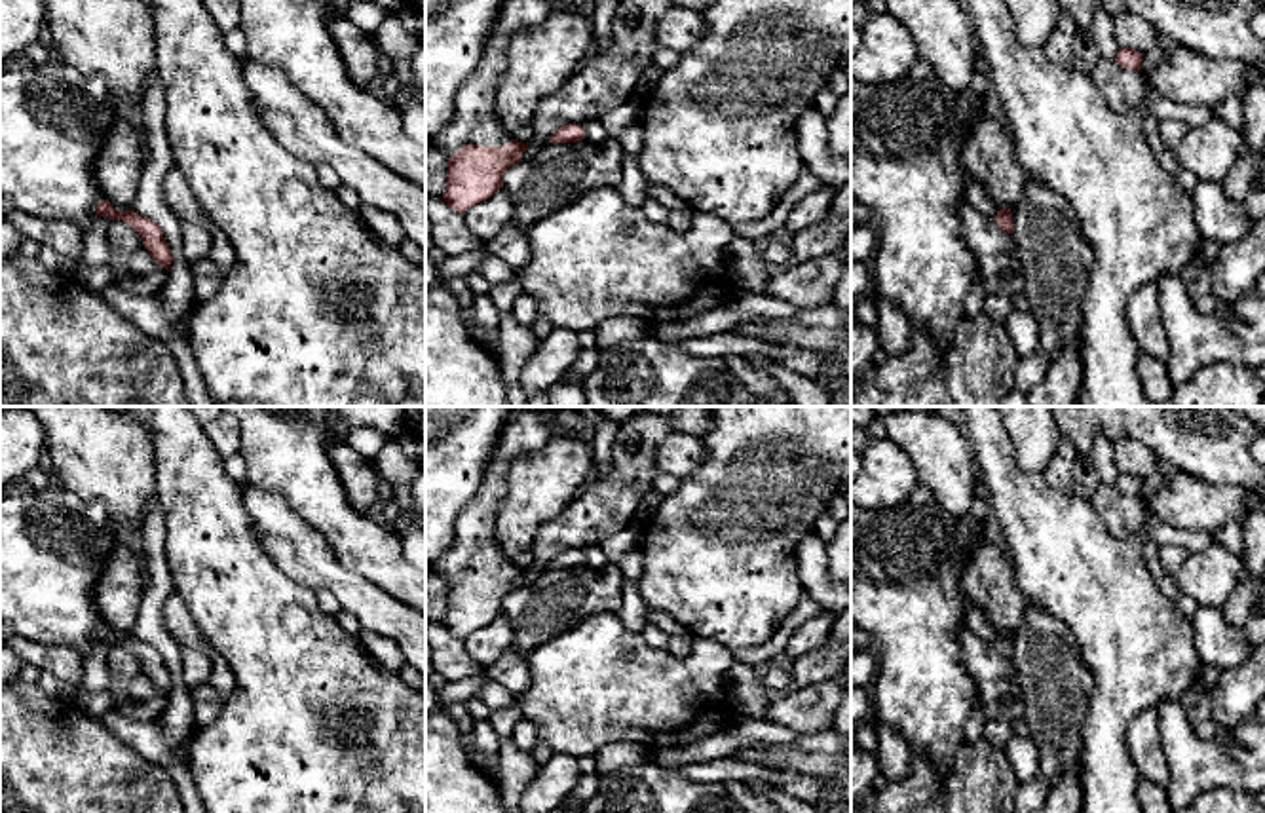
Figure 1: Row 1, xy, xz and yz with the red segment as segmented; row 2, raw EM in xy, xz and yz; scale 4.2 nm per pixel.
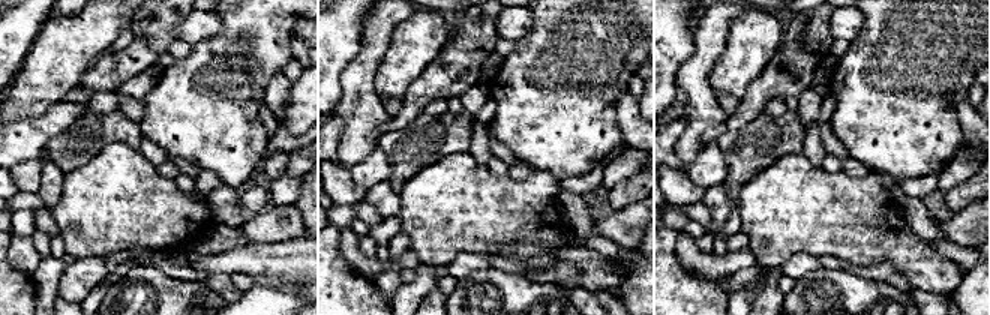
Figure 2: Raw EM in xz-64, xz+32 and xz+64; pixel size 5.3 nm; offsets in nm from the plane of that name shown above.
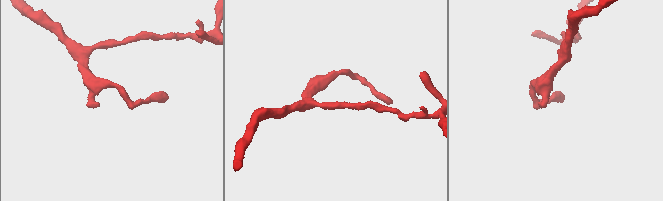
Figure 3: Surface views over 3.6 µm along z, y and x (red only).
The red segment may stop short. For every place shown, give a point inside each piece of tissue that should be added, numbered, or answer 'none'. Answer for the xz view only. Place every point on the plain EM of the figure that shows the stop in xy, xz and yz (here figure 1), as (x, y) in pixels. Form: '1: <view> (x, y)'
1: xz (473, 548)

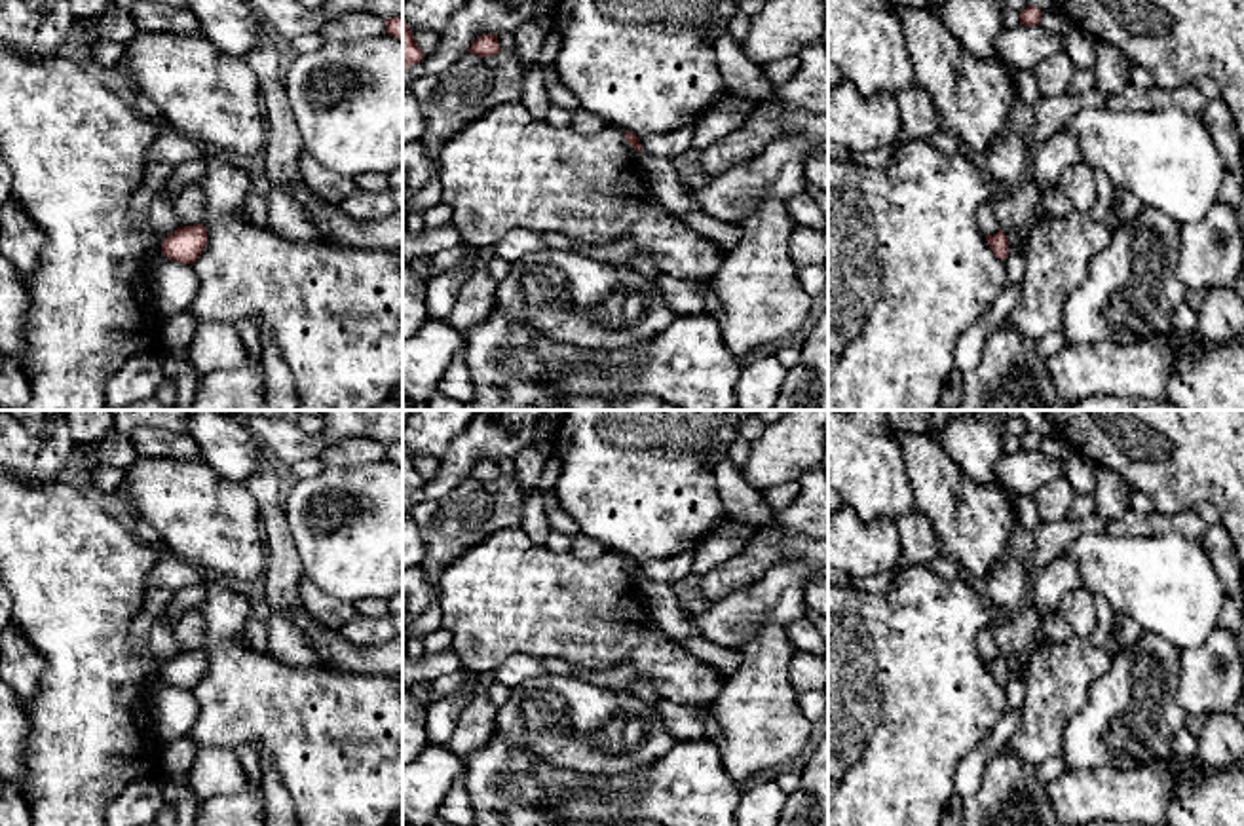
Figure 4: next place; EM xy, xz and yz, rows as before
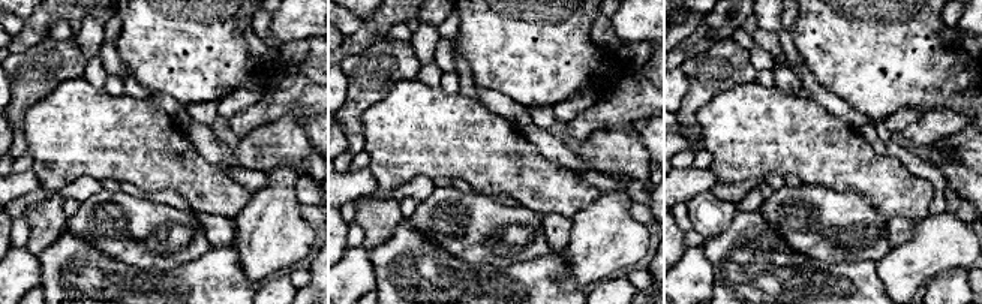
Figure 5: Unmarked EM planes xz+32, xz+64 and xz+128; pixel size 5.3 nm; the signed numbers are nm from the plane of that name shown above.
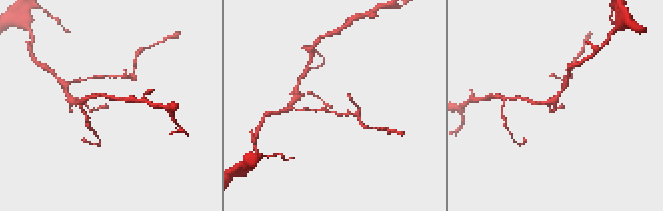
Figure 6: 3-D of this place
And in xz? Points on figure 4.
none

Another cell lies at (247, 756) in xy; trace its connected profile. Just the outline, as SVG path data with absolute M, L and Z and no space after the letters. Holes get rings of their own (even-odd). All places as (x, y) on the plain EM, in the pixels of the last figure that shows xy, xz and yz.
M243 744L236 750L236 756L237 756L251 786L256 790L256 794L260 798L260 805L266 809L260 758L258 758L256 750L251 744Z

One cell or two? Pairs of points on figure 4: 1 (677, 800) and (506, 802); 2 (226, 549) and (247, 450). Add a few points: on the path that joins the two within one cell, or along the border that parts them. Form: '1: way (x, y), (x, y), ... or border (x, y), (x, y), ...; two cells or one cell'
1: way (635, 800), (547, 800); one cell
2: border (202, 458), (225, 479), (245, 485); two cells

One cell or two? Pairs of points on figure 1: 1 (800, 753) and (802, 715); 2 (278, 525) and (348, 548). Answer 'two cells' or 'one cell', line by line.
1: two cells
2: two cells

